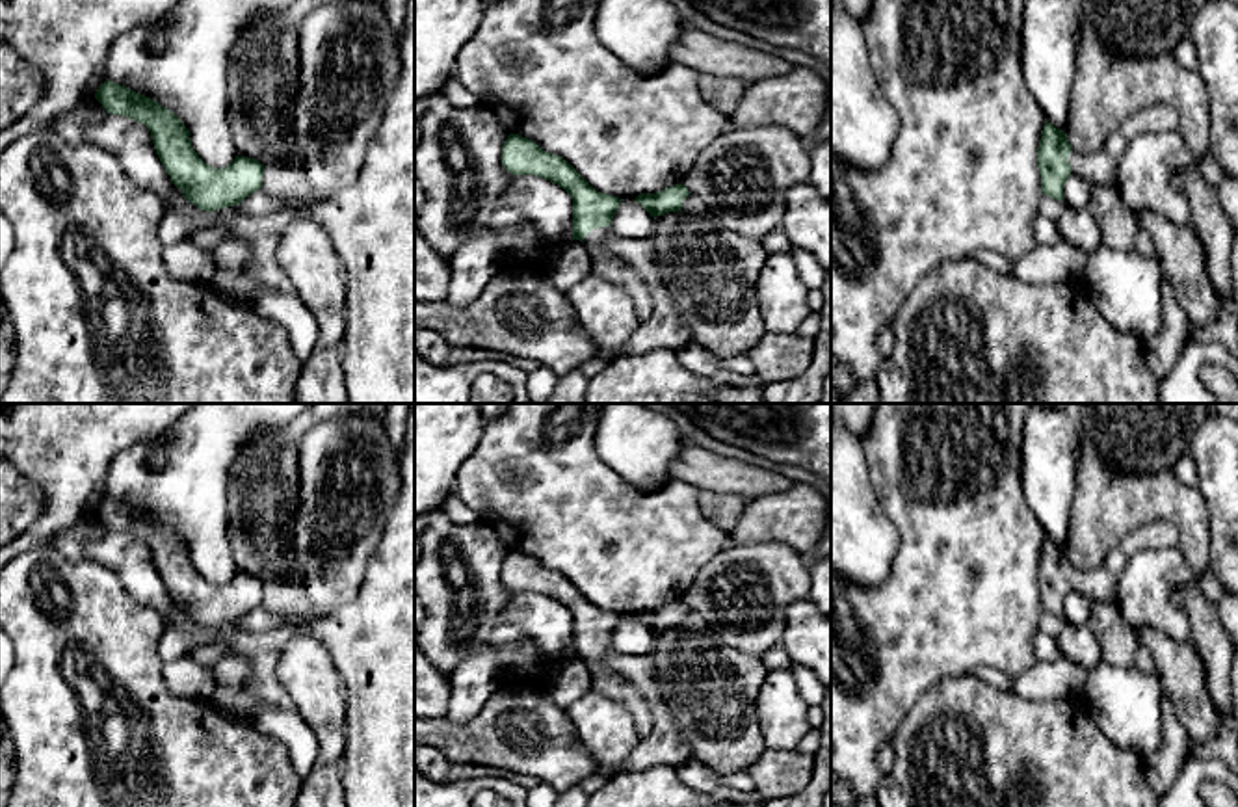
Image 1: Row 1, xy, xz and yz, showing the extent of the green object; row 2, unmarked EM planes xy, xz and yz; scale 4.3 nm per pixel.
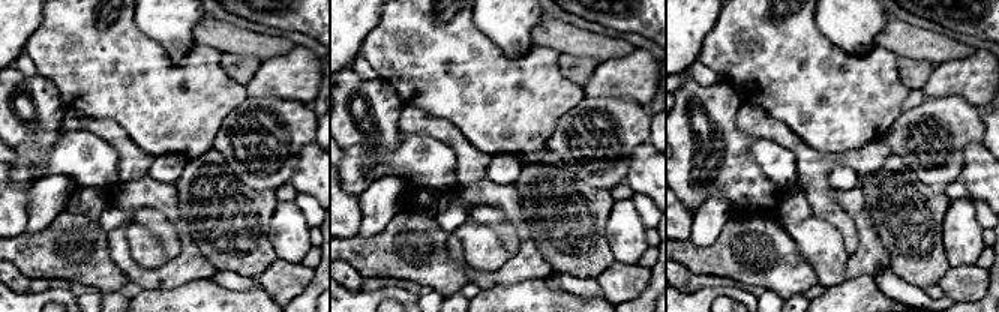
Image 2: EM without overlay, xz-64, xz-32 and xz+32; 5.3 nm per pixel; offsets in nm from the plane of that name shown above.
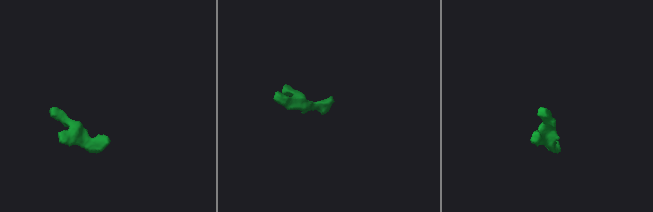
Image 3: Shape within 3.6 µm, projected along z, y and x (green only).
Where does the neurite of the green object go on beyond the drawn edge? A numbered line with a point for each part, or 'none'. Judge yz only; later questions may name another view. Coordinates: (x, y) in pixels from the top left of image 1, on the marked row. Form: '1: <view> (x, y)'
1: yz (1101, 168)

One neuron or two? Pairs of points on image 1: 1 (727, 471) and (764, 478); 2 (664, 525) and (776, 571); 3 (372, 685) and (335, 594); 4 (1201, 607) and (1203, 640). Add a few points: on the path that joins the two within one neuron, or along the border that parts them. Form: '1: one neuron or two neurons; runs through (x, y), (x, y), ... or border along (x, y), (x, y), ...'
1: one neuron; runs through (737, 476), (755, 478)
2: two neurons; border along (722, 549), (699, 569), (694, 582)
3: two neurons; border along (365, 568), (359, 590), (333, 610)
4: one neuron; runs through (1203, 614), (1203, 633)

